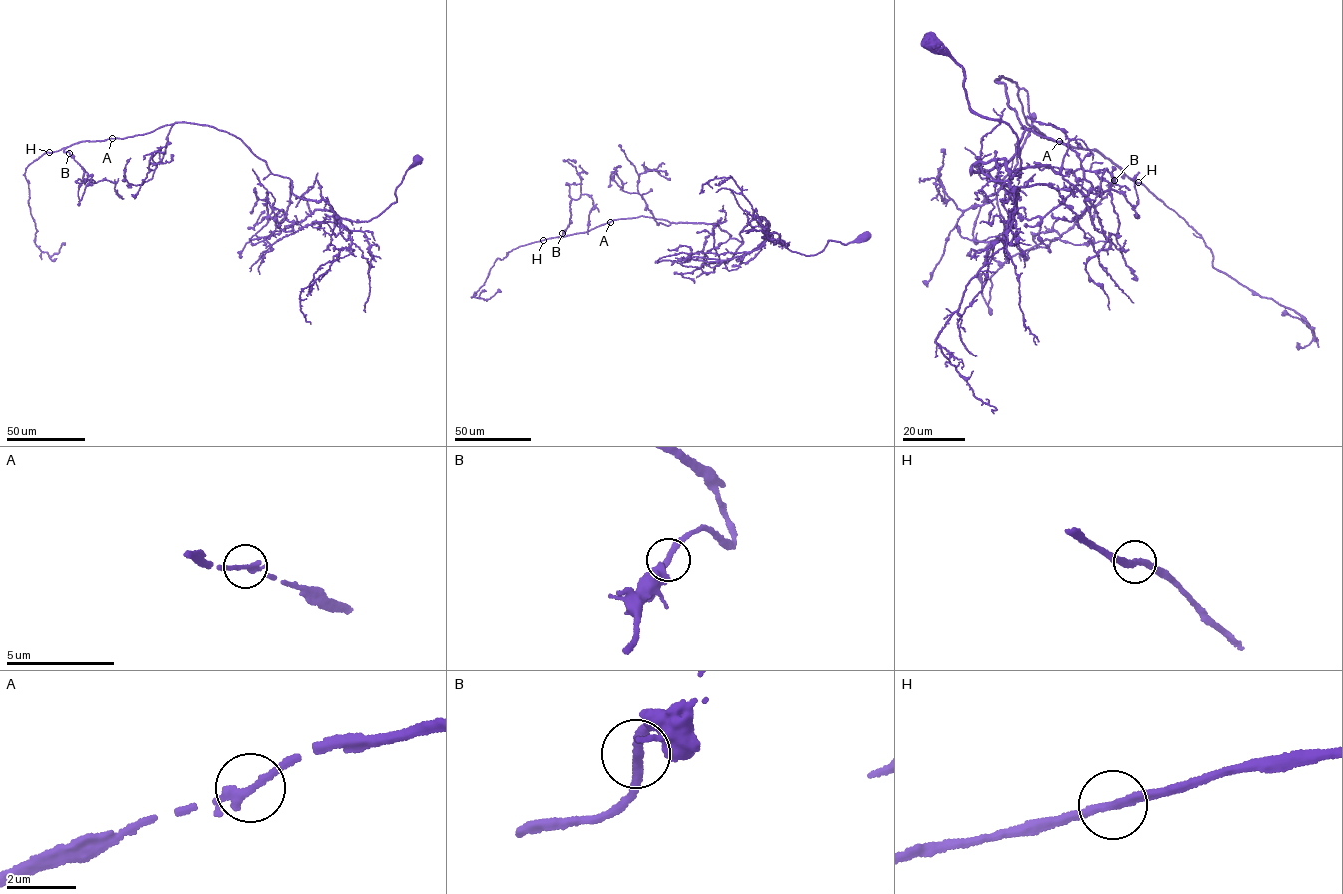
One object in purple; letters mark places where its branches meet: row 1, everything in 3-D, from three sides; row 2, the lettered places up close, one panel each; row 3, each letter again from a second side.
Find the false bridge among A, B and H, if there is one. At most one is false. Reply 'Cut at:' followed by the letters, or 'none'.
Cut at: none

